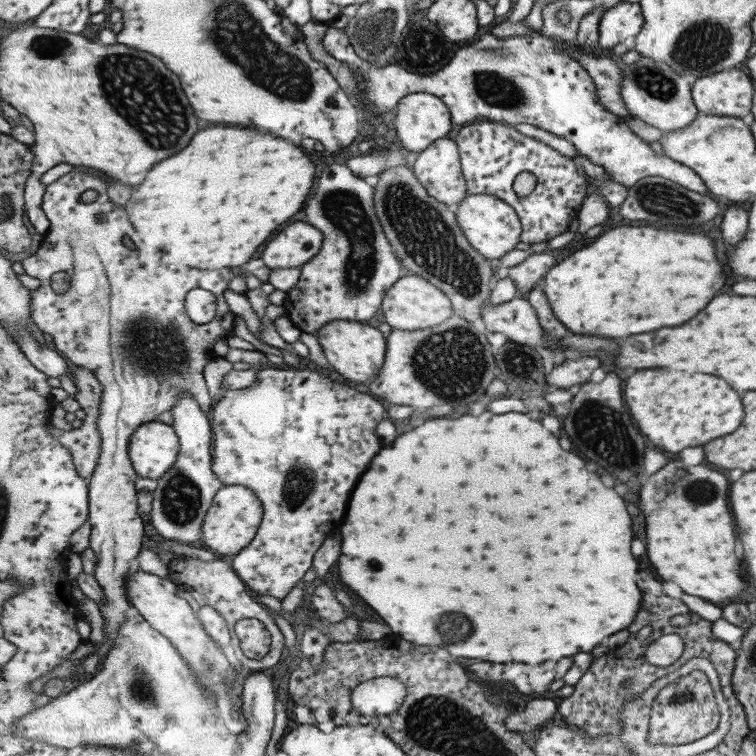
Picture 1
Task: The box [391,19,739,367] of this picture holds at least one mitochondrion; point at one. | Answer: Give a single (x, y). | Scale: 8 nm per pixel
(668, 204)

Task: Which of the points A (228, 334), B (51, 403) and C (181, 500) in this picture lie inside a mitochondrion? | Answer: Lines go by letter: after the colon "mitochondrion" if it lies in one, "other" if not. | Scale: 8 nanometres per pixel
A: other
B: other
C: mitochondrion

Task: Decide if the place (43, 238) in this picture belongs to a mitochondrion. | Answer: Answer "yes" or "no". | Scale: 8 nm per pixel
no

